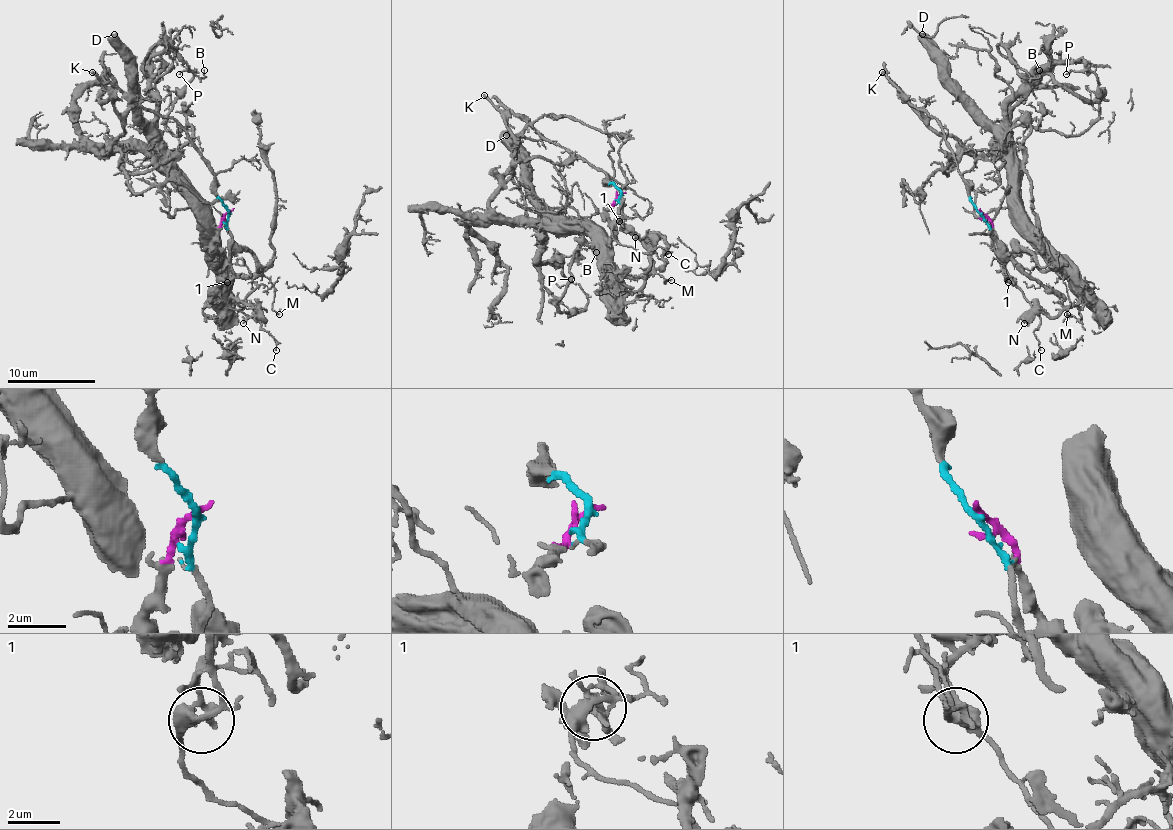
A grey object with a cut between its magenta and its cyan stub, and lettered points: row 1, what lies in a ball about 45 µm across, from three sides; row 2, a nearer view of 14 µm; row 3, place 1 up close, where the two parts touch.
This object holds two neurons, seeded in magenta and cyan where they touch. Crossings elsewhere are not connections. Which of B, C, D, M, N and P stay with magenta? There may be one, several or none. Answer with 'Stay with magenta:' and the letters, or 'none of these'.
Stay with magenta: B, D, M, N, P

